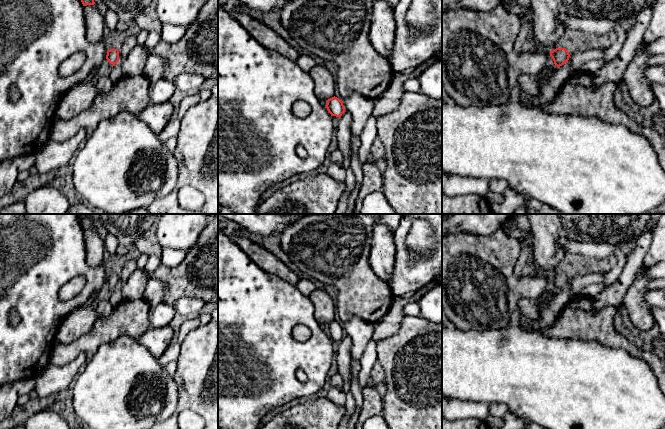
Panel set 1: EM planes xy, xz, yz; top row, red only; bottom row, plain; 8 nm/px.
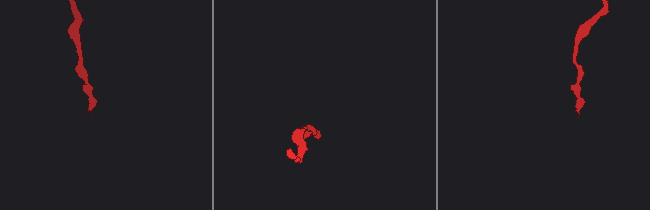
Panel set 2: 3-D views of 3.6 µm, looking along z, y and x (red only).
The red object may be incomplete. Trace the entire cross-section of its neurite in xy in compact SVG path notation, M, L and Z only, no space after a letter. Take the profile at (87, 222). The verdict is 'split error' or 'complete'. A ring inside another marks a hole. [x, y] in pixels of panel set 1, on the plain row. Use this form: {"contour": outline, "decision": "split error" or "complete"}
{"contour": "M87 214L83 218L79 218L79 220L80 220L80 223L81 223L83 230L95 228L93 218L90 214Z", "decision": "complete"}

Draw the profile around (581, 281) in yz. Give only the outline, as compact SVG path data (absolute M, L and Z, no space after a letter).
M588 273L588 274L576 275L574 278L570 279L569 281L569 283L572 286L571 291L573 292L573 294L576 294L580 290L591 284L602 284L605 275L607 274Z

